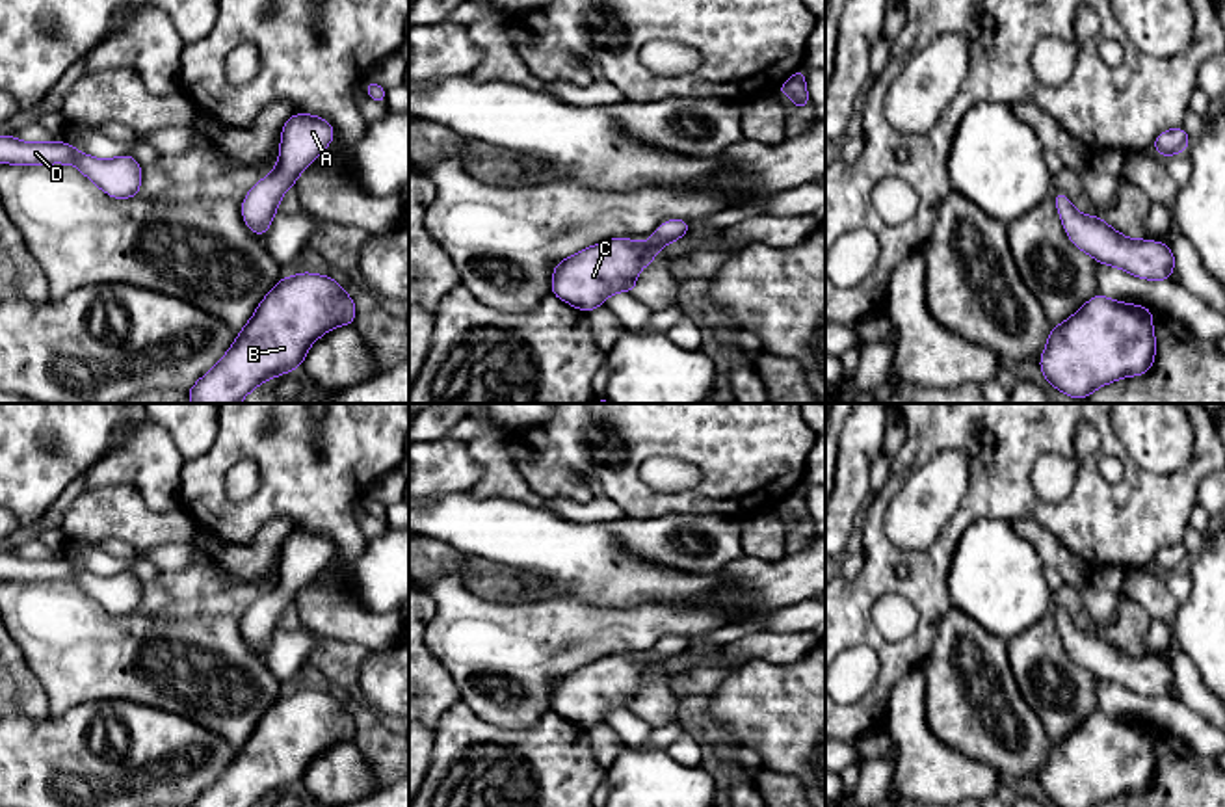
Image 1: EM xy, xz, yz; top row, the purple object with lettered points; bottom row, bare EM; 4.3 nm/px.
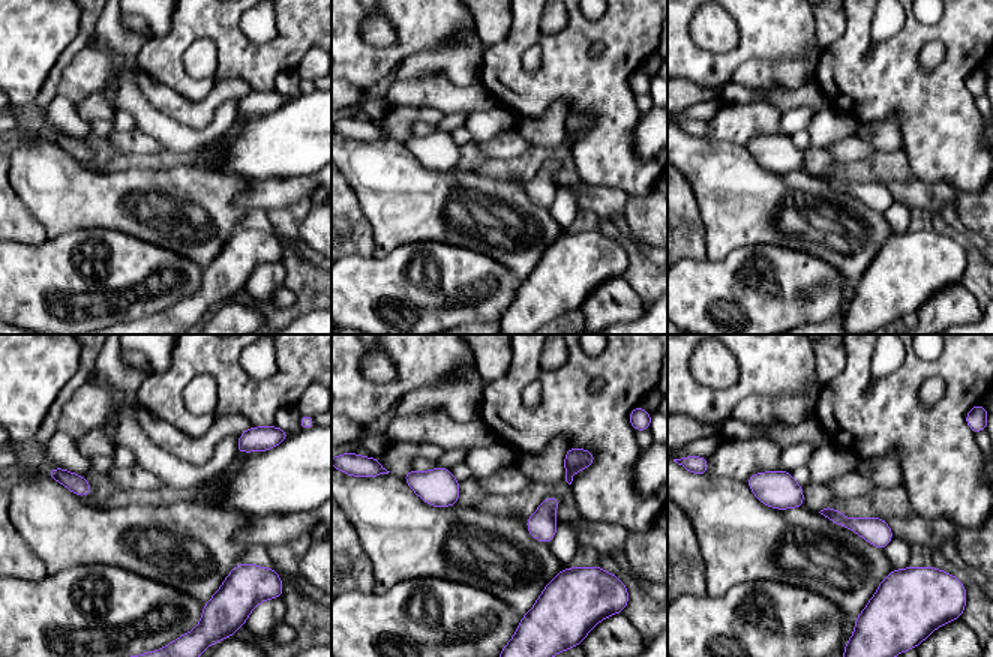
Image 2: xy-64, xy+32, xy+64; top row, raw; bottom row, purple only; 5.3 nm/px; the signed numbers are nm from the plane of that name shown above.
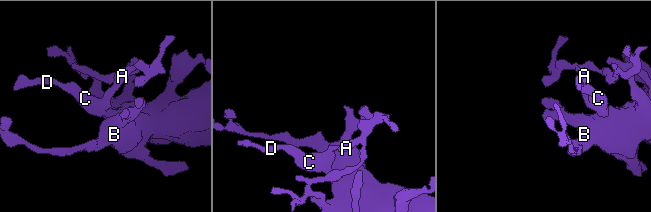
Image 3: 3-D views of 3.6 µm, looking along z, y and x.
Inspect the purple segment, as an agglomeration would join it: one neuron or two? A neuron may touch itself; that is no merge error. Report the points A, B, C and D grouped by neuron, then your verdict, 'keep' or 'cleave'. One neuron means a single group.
groups A B C D; keep

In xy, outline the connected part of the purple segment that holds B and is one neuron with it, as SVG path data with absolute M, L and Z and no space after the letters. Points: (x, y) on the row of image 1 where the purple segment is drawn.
M329 275L283 277L223 359L186 390L191 404L238 404L255 387L303 364L312 342L336 325L353 325L357 309Z

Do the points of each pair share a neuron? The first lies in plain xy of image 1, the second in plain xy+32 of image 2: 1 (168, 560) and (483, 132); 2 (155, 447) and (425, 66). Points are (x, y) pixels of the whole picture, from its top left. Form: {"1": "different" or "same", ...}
{"1": "same", "2": "same"}

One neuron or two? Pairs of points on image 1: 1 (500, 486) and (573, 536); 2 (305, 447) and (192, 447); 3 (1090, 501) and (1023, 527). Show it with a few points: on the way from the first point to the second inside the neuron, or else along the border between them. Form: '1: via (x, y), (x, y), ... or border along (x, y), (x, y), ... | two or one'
1: border along (484, 497), (512, 497), (549, 510) | two
2: border along (218, 423), (214, 443), (199, 456), (184, 462) | two
3: border along (1012, 521), (1034, 517), (1069, 549) | two

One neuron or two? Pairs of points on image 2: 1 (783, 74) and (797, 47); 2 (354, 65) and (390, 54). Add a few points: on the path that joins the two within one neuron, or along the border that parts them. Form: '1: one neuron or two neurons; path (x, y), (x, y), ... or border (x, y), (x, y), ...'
1: two neurons; border (758, 59), (770, 62), (804, 59), (815, 65)
2: one neuron; path (363, 63), (381, 59)

